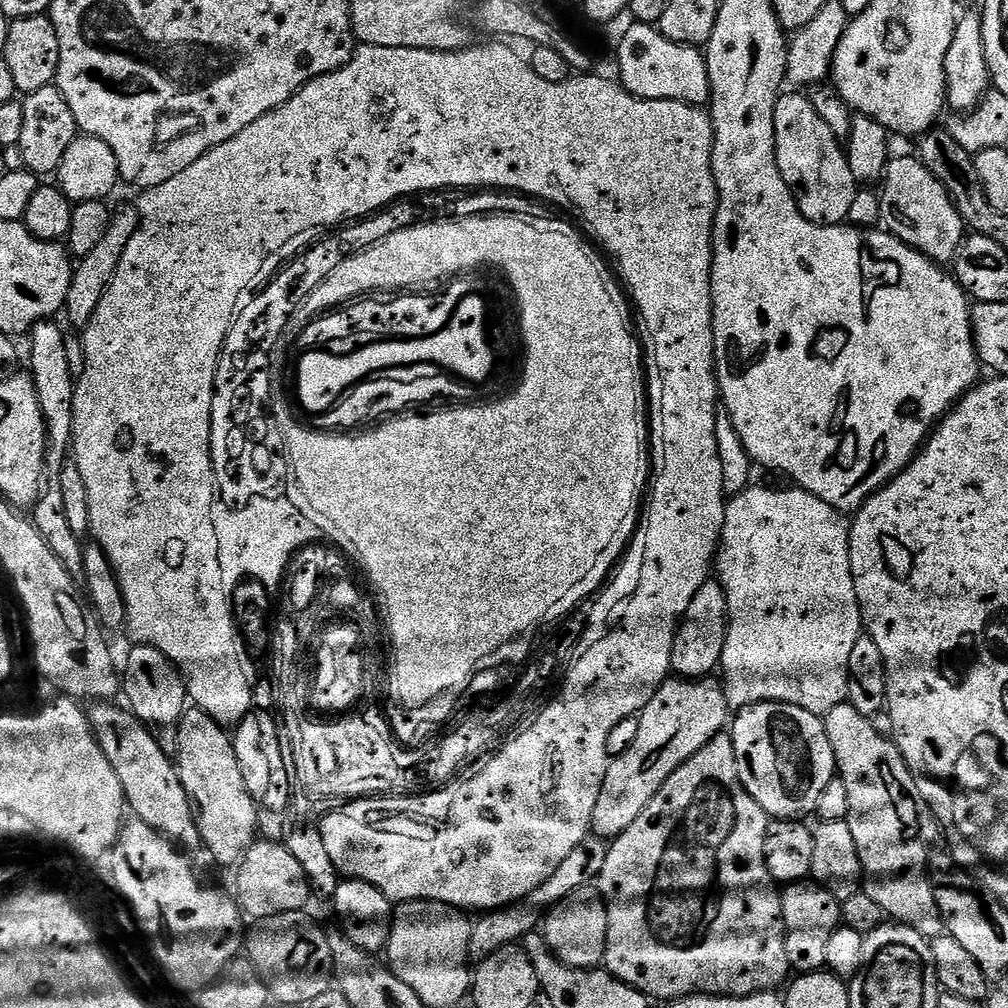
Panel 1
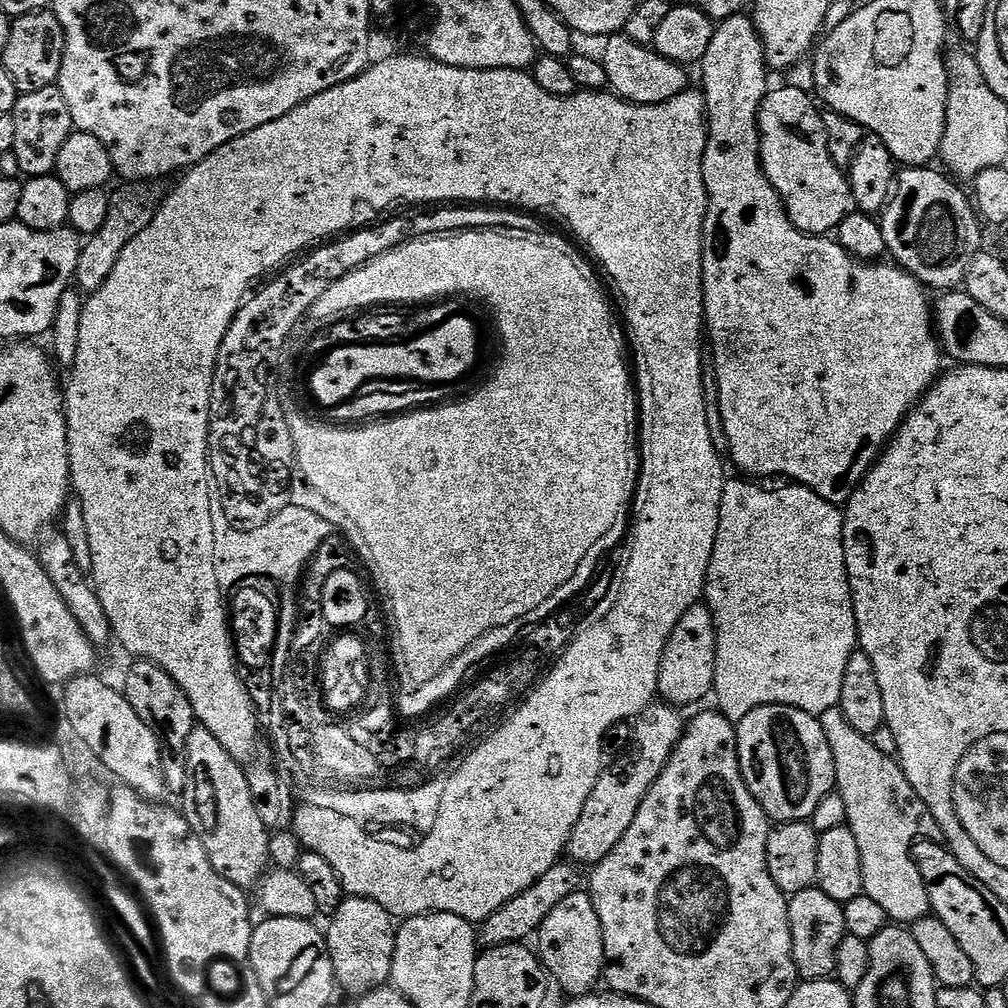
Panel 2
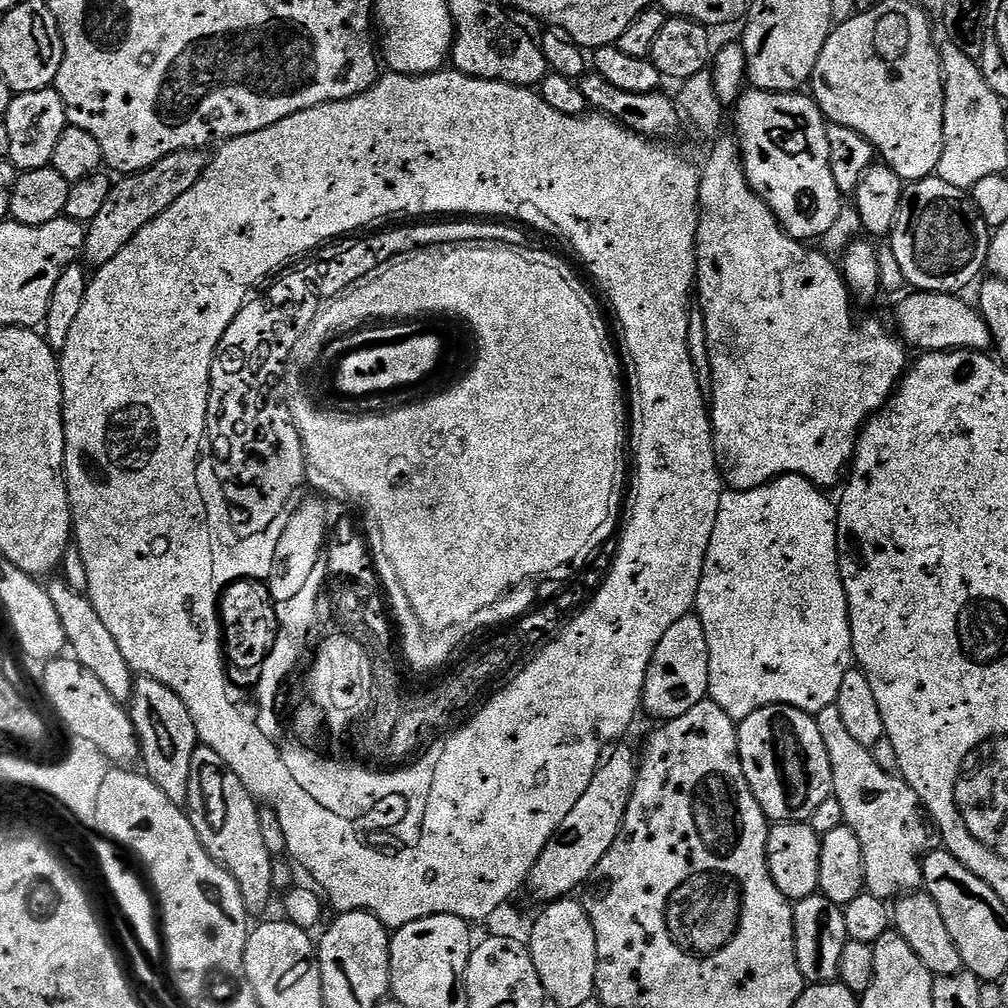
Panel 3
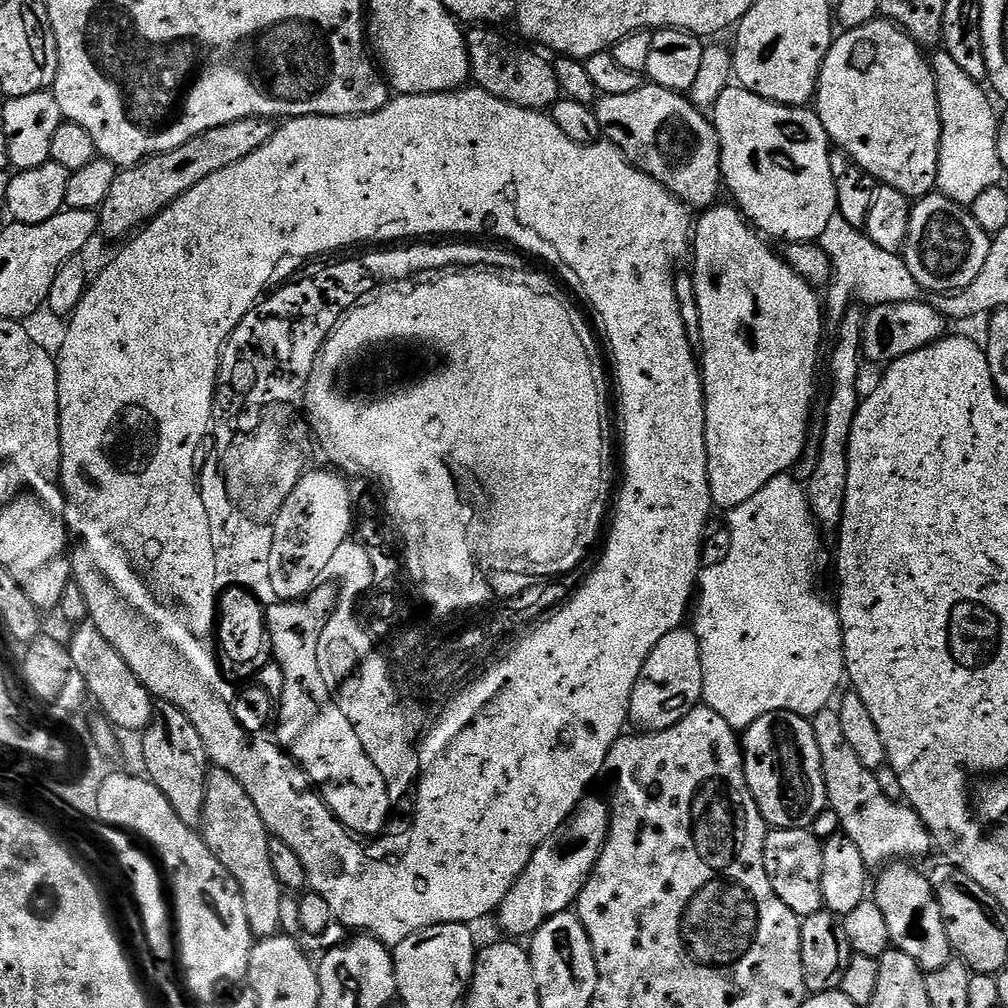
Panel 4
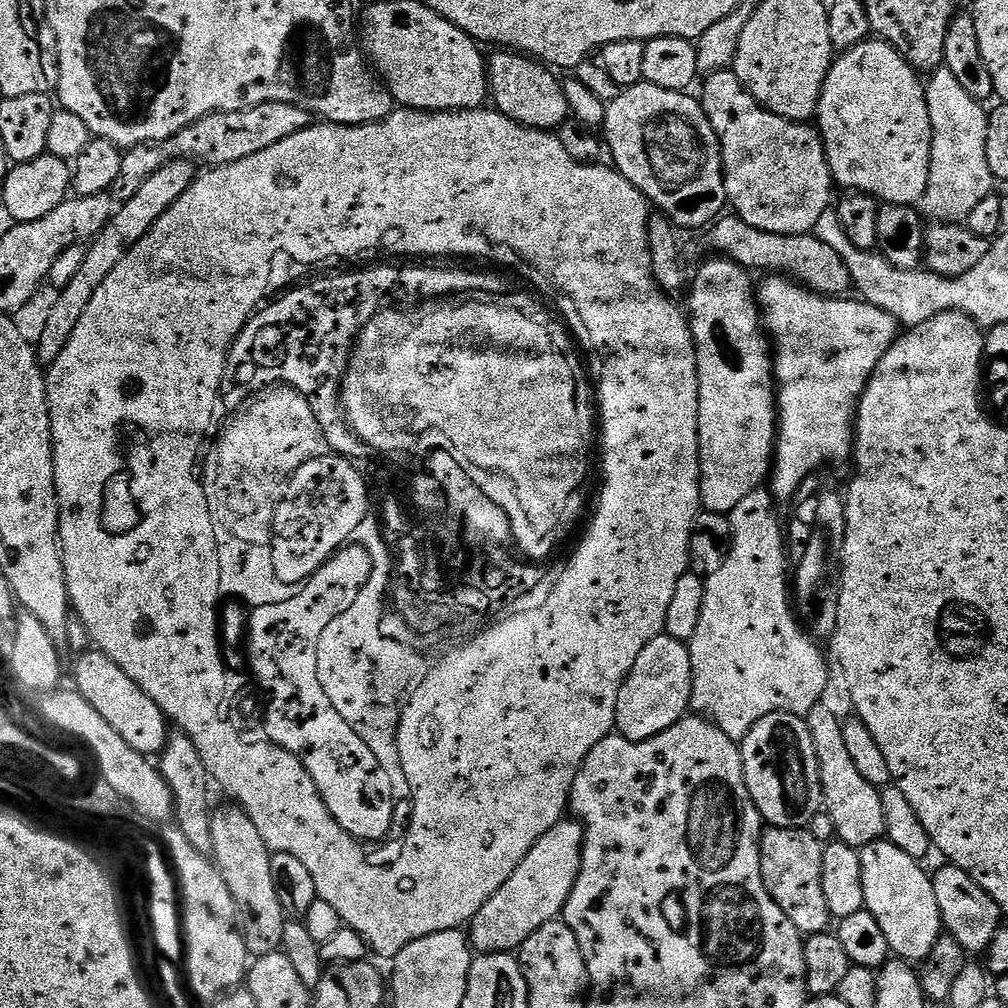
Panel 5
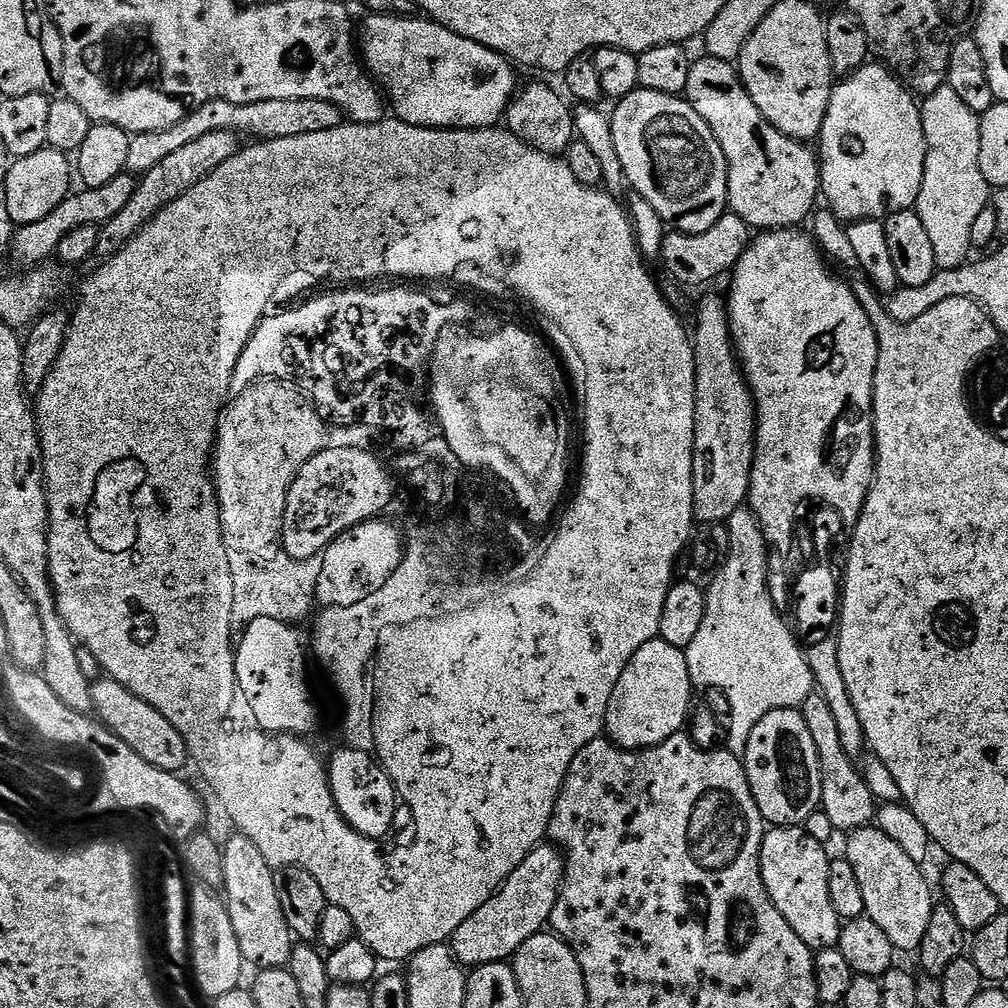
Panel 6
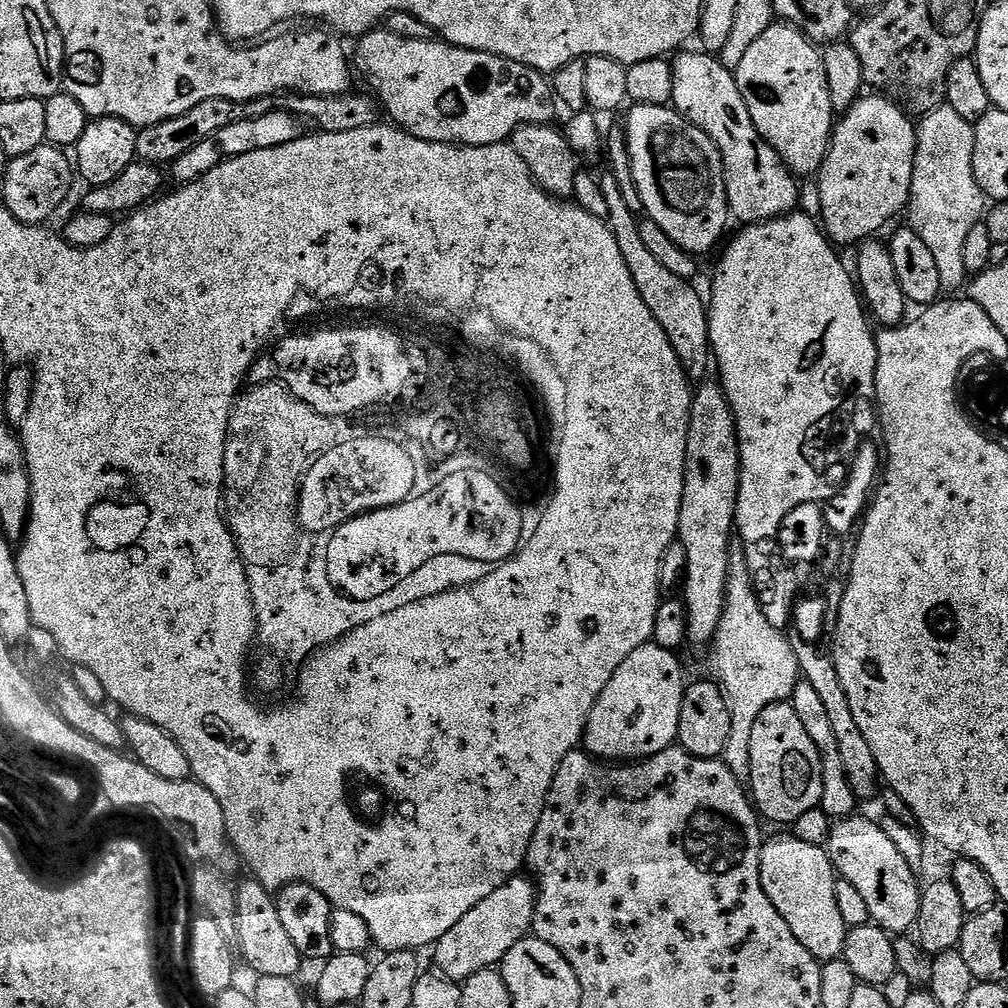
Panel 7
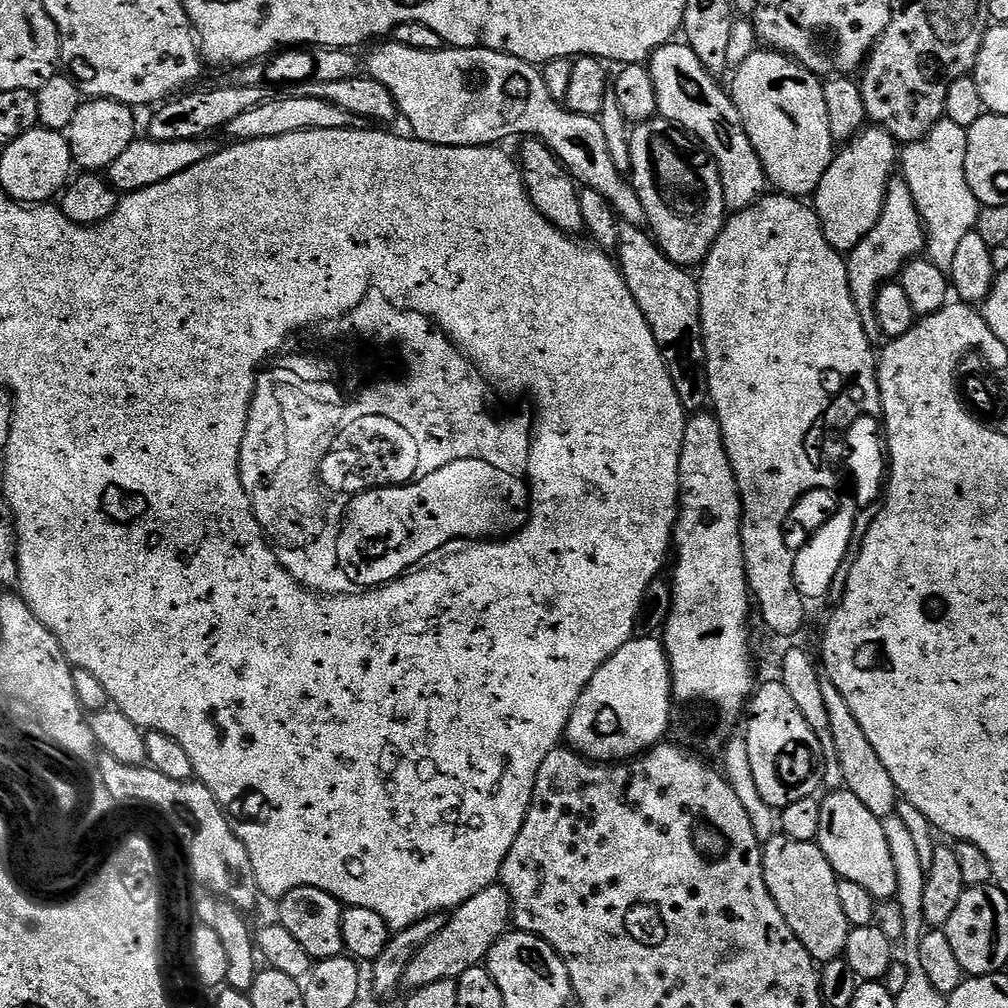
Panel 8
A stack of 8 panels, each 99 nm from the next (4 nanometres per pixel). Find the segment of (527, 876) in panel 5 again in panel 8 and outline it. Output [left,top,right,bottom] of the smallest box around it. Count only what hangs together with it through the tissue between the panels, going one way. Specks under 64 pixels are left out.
[404,886,510,990]

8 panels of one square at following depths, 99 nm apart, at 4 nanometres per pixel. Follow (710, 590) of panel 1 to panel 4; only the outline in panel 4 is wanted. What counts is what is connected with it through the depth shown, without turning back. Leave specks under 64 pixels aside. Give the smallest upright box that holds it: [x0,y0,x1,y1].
[628,630,704,732]

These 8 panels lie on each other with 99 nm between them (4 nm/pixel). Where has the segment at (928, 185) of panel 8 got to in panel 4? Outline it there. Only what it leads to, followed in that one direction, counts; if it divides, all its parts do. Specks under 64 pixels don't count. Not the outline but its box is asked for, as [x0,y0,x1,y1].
[930,50,1006,206]

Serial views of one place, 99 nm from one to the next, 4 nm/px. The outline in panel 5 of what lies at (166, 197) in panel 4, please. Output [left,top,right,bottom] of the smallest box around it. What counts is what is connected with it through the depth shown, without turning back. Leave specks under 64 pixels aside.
[110,102,313,202]

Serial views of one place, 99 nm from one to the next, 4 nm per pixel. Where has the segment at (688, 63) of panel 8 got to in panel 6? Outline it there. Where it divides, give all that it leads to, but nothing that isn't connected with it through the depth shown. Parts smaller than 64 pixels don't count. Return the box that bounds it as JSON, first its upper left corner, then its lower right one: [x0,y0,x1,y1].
[683,55,820,230]

